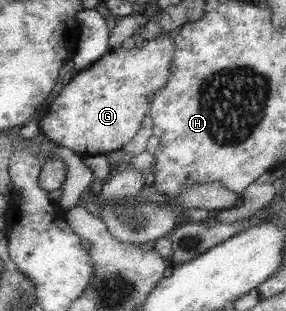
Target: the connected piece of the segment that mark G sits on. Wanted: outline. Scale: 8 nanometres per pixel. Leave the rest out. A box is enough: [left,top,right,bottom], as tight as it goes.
[38,33,174,155]

